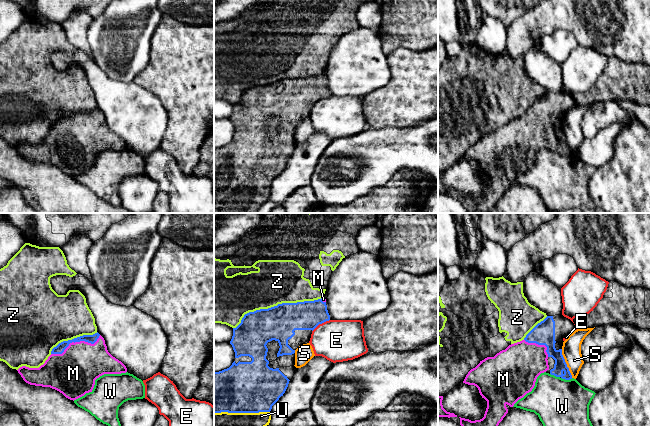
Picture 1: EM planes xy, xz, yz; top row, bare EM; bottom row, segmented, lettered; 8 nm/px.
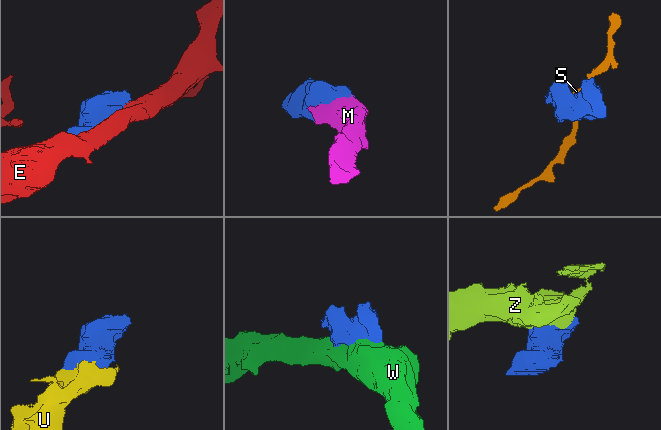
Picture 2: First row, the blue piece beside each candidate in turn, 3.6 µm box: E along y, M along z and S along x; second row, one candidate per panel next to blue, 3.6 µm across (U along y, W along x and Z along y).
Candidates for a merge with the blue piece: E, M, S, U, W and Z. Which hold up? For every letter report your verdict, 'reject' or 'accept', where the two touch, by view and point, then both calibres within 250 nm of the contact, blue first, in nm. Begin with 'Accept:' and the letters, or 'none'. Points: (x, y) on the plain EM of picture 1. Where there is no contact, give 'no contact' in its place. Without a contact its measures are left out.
Accept: M, U
E: reject | xz (320, 99) | 240/340 nm
M: accept | xy (75, 117) | 80/360 nm
S: reject | yz (565, 139) | 120/160 nm
U: accept | xz (241, 188) | 420/380 nm
W: reject | yz (567, 155) | 100/420 nm
Z: reject | xz (275, 82) | 280/360 nm

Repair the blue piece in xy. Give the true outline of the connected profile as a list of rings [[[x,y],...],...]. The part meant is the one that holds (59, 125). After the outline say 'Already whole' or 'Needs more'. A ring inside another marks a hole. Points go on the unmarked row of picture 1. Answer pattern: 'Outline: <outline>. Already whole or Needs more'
Outline: [[[97,108],[93,111],[83,111],[59,119],[39,144],[22,142],[17,147],[26,159],[50,163],[74,177],[86,169],[92,168],[95,156],[100,152],[126,149],[127,144],[108,128],[104,114]]]. Needs more

